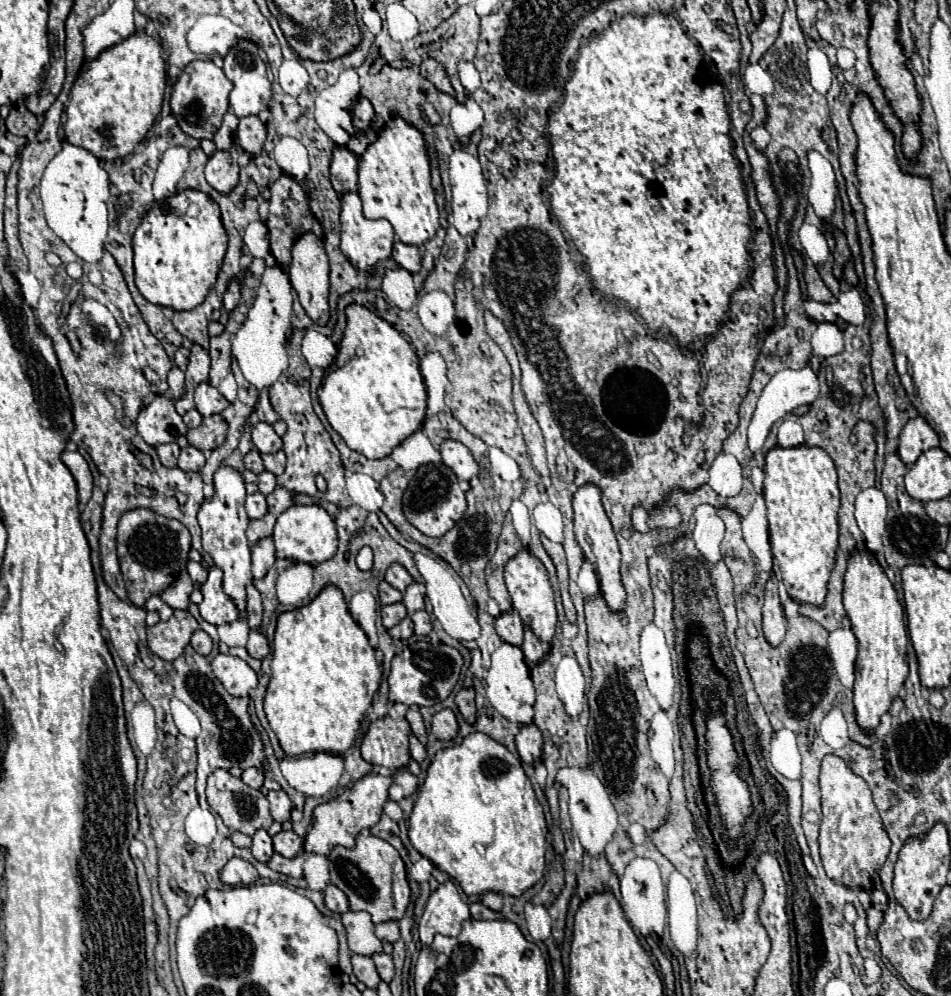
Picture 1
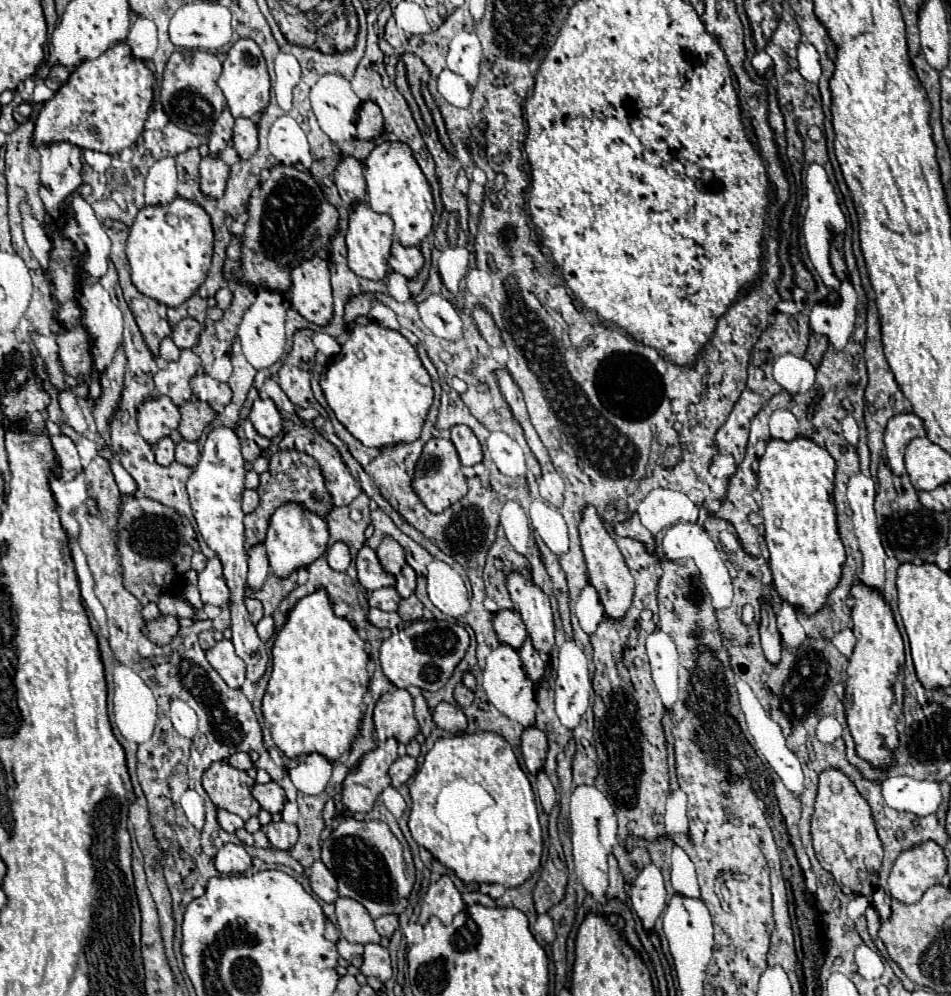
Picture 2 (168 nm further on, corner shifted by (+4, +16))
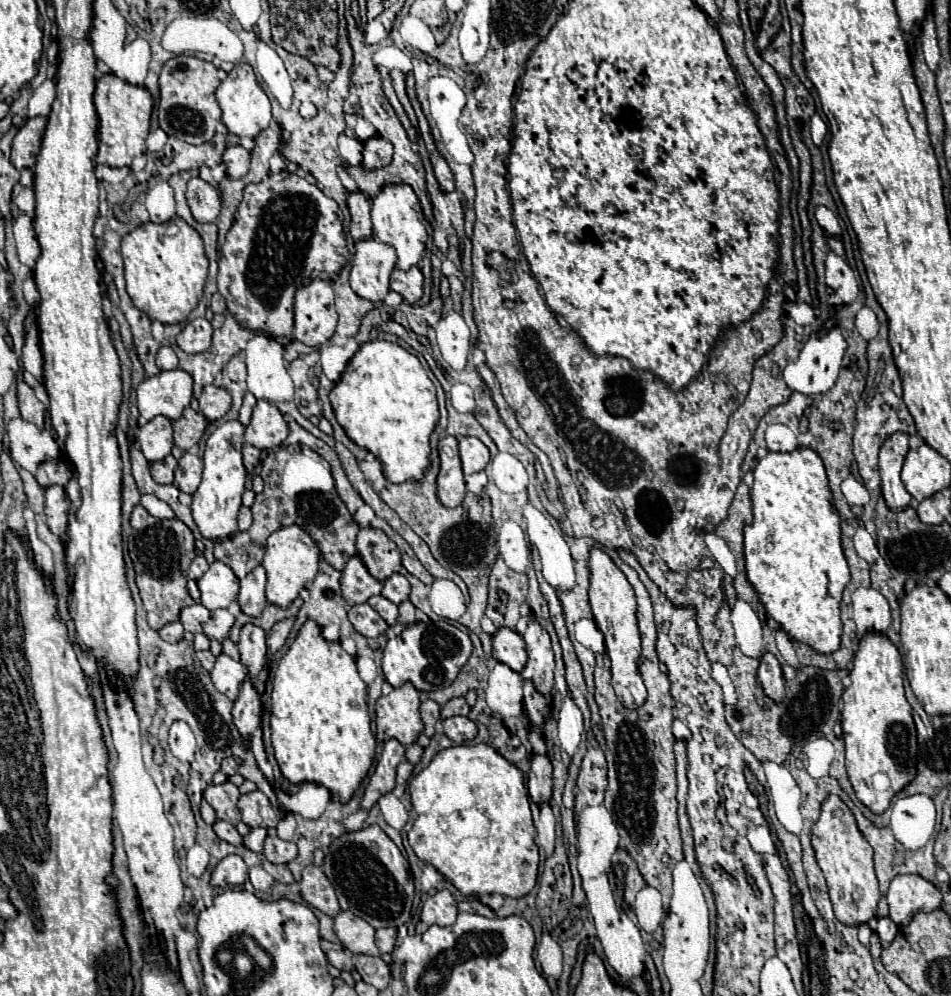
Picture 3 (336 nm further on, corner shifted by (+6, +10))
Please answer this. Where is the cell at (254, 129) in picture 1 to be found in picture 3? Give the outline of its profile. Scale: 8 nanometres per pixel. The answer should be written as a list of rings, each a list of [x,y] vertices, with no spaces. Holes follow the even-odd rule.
[[[242,144],[228,146],[224,152],[224,164],[230,178],[242,178],[250,170],[250,152]]]

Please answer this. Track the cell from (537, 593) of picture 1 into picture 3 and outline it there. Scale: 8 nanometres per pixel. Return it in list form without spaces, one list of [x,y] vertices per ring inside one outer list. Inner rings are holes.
[[[530,612],[528,618],[528,628],[522,634],[524,642],[526,642],[526,650],[528,650],[528,662],[522,670],[524,680],[532,680],[536,690],[542,692],[544,696],[548,696],[554,688],[554,652],[552,652],[552,644],[550,644],[550,636],[544,630],[544,626],[540,624],[540,618]]]

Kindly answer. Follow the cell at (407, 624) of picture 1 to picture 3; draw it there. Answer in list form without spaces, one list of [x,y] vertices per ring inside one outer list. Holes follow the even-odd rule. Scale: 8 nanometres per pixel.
[[[358,604],[350,608],[348,614],[350,622],[354,624],[354,628],[368,638],[376,638],[380,634],[384,634],[390,626],[380,618],[380,614],[376,610],[372,610],[368,604]]]

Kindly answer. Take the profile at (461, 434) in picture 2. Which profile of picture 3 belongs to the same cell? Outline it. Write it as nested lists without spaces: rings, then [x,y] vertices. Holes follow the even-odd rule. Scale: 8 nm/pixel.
[[[460,436],[458,438],[458,448],[460,448],[460,460],[462,460],[464,474],[484,470],[484,466],[490,460],[488,448],[474,436]]]

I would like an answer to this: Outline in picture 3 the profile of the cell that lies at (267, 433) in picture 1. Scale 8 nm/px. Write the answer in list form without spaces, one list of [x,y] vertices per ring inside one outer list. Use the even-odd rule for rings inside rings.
[[[258,400],[258,404],[252,410],[250,424],[246,428],[244,440],[258,450],[280,446],[288,436],[288,424],[284,422],[282,412],[268,400]]]

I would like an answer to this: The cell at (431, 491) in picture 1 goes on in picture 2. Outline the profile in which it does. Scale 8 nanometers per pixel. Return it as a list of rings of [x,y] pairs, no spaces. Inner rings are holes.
[[[432,438],[418,464],[416,464],[416,472],[414,472],[414,490],[416,494],[422,498],[422,502],[426,504],[426,508],[430,512],[444,512],[448,506],[452,506],[456,500],[464,498],[466,492],[468,492],[468,486],[466,486],[466,478],[462,474],[462,464],[460,464],[460,458],[456,454],[456,448],[450,440],[446,438]]]

